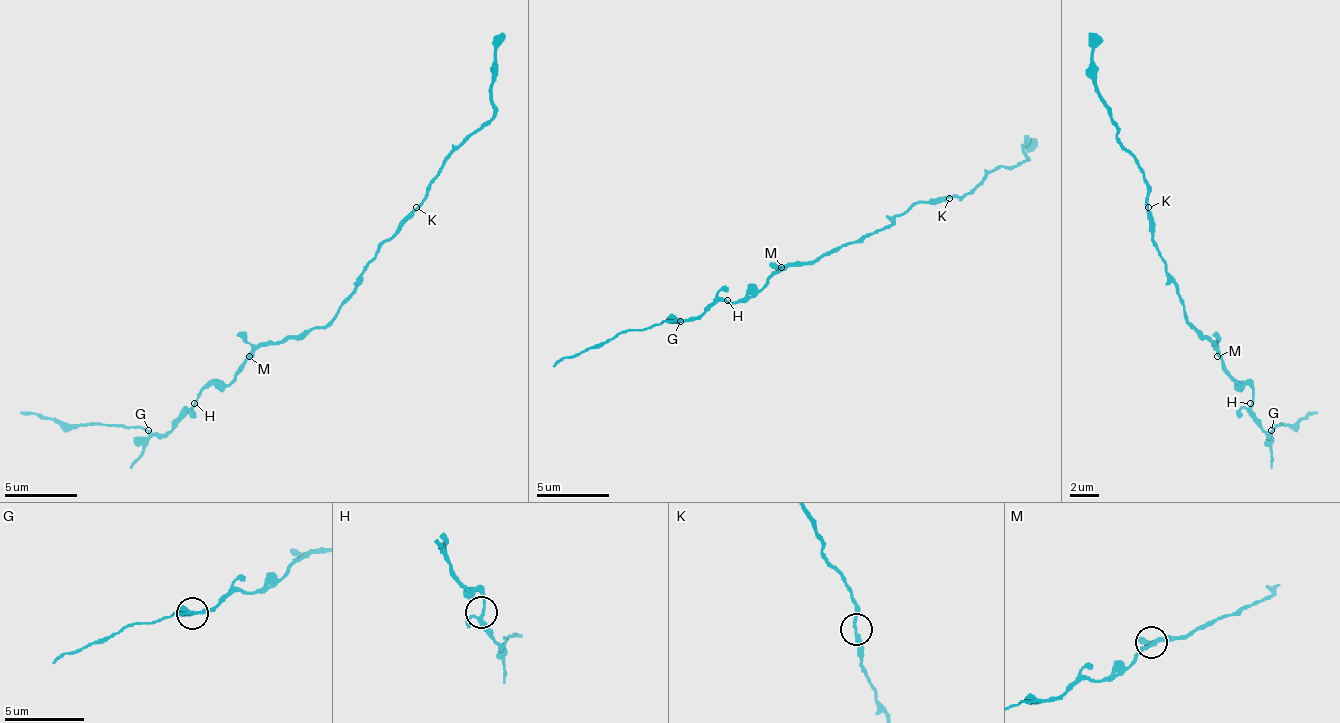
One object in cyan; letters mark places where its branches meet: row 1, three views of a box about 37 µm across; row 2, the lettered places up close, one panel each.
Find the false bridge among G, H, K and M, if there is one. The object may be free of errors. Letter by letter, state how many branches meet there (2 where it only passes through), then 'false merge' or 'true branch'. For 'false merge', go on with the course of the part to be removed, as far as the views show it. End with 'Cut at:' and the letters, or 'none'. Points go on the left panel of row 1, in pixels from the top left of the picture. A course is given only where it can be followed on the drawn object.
G: 4 branches meet; false merge; foreign part runs (147, 429), (63, 425), (19, 411)
H: 3 branches meet; true branch
K: 2 branches meet; true branch
M: 3 branches meet; true branch
Cut at: G

